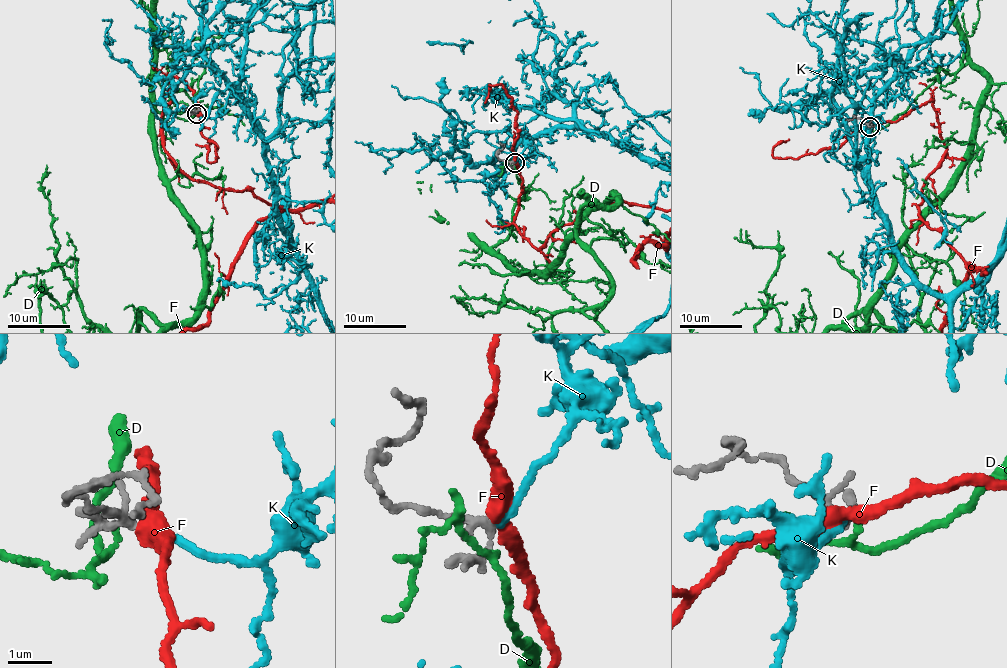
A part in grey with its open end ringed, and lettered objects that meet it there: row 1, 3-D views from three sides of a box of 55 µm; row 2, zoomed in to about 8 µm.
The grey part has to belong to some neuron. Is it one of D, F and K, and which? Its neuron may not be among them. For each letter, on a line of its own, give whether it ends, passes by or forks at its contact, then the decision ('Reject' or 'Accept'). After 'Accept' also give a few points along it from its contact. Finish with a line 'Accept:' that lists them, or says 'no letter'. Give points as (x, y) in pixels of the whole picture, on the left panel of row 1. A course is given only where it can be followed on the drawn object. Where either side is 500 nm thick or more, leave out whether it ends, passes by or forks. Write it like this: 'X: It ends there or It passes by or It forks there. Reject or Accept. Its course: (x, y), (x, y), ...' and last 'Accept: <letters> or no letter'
D: It passes by. Reject
F: It passes by. Reject
K: It ends there. Accept
Accept: K

